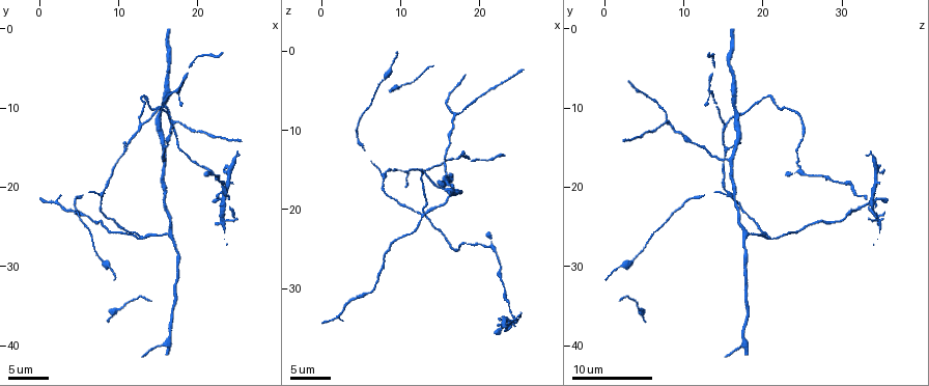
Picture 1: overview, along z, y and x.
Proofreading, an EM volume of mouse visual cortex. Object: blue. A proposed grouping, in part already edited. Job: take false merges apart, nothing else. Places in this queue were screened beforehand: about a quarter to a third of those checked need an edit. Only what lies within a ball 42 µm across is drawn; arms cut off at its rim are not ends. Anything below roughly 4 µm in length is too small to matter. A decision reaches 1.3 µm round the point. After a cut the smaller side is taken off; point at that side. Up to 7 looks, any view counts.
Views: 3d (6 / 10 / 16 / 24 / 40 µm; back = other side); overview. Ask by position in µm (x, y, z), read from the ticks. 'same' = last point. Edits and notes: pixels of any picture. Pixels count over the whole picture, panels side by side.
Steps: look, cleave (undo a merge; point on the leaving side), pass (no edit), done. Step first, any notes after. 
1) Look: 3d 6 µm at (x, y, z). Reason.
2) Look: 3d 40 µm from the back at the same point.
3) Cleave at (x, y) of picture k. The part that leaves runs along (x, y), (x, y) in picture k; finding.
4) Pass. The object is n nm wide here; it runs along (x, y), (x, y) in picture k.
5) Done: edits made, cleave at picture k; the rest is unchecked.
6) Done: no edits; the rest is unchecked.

Look: 3d 10 µm at (12.8, 26.6, 20.8). Three-way junction.

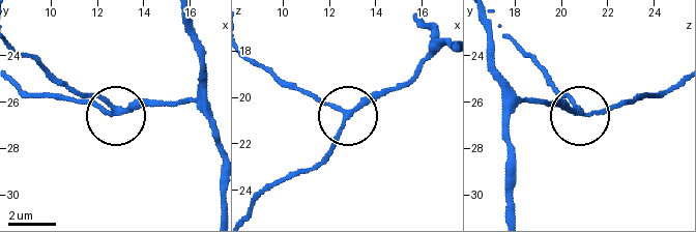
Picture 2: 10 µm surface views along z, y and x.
Pass. It runs along (253, 60), (346, 114), (338, 138), (314, 166) in picture 2; one cell here.

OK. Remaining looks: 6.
Look: 3d 10 µm at (7.8, 20.8, 15.8). Three arms meet.

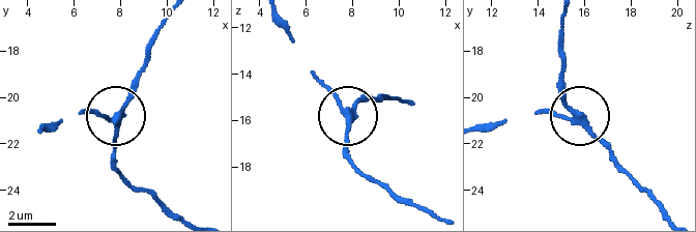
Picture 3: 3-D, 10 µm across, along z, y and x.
Pass. It runs along (148, 62), (131, 103), (109, 118), (79, 114) in picture 3; continuous, no second cell.

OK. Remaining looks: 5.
Look: 3d 6 µm at (23.0, 19.6, 30.6). Sudden change in width.

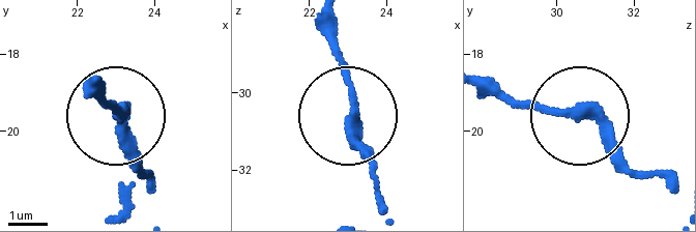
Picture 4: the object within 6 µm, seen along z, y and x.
Look: 3d 6 µm from the back at (23.15, 19.50, 30.60). From behind.

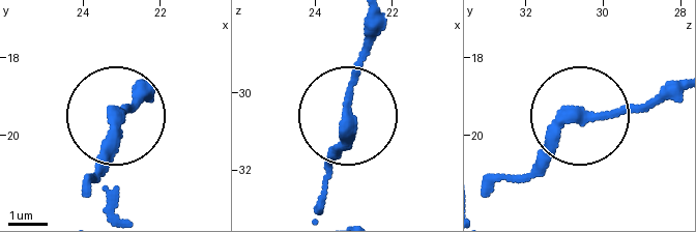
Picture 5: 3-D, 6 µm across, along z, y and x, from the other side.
Pass. It runs along (140, 84), (100, 180) in picture 5; continuous, no second cell.

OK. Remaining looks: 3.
Look: 3d 6 µm at (13.0, 12.0, 15.4). Branch point.

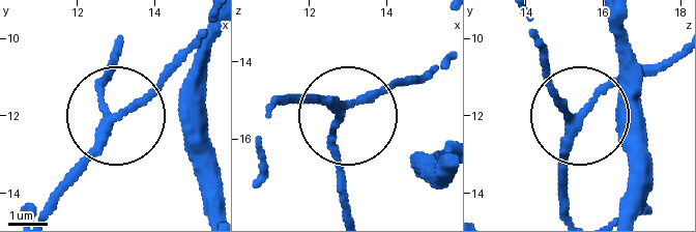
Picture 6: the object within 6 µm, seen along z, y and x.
Pass. The object is 200 nm wide here; it runs along (45, 206), (108, 117), (194, 40) in picture 6; one cell here.

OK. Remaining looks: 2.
Done: no edits; the rest is unchecked.

